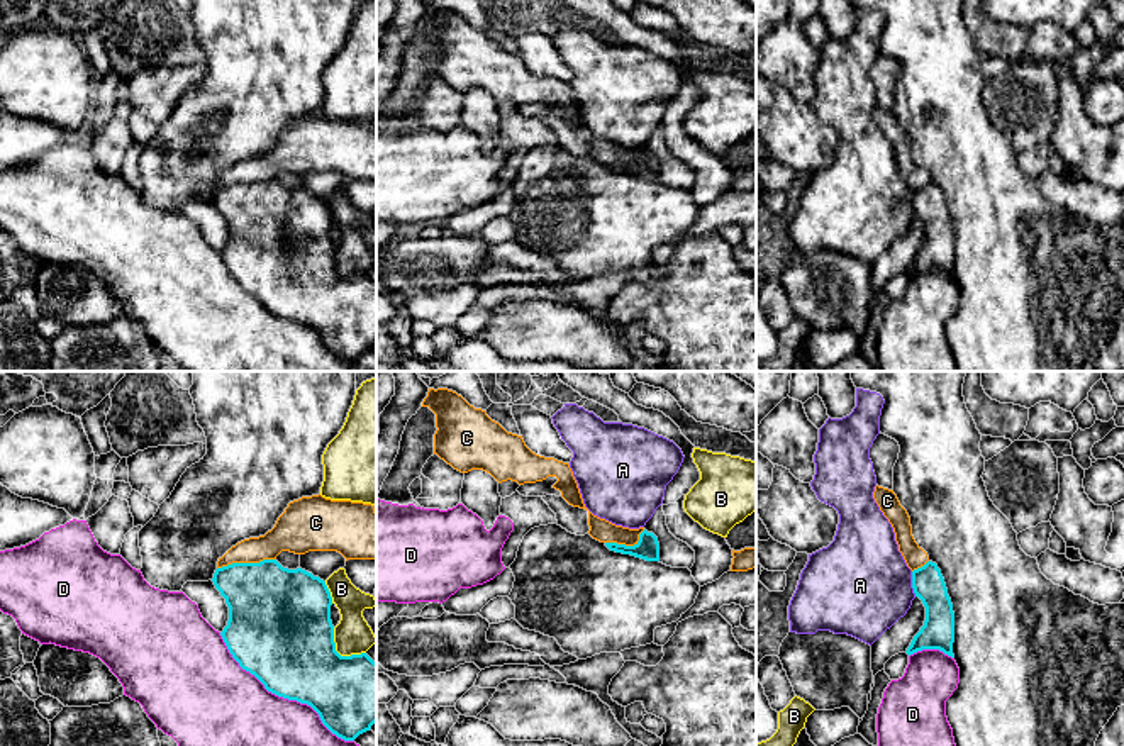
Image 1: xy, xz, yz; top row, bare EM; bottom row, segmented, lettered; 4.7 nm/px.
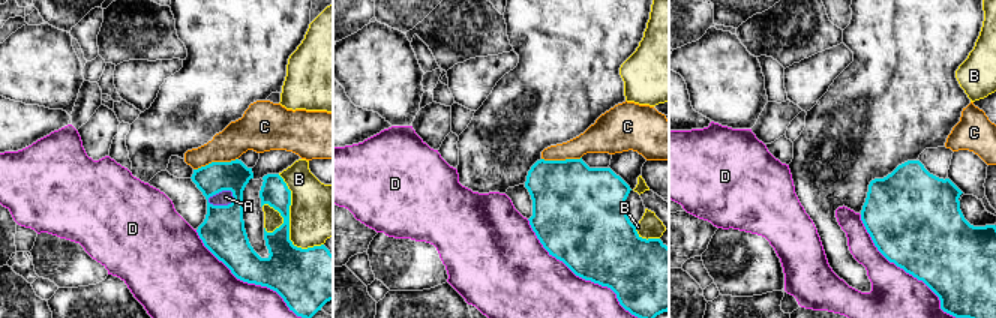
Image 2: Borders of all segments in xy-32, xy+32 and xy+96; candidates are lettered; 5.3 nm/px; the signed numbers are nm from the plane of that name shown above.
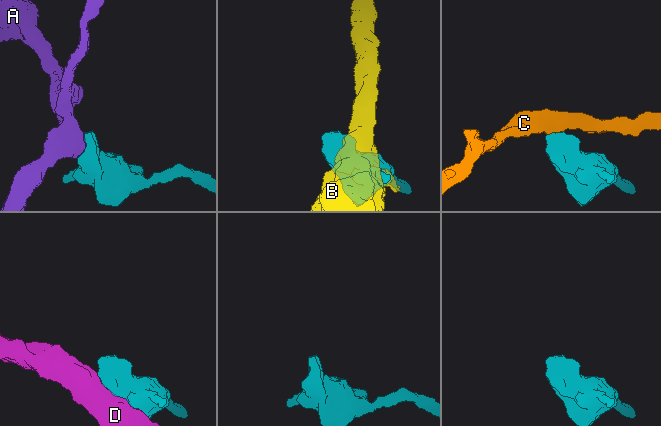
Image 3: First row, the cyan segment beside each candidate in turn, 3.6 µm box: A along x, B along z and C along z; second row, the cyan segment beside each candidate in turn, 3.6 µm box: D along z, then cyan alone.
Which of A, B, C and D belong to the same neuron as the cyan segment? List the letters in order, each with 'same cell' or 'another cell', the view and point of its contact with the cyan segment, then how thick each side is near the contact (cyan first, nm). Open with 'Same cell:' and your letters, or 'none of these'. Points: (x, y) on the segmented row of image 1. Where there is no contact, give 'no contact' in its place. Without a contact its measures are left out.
Same cell: none of these
A: another cell; contact yz (912, 584); calibres 150 and 480 nm
B: another cell; contact xy (338, 653); calibres 440 and 180 nm
C: another cell; contact xy (246, 563); calibres 420 and 160 nm
D: another cell; contact xy (282, 695); calibres 440 and 360 nm

